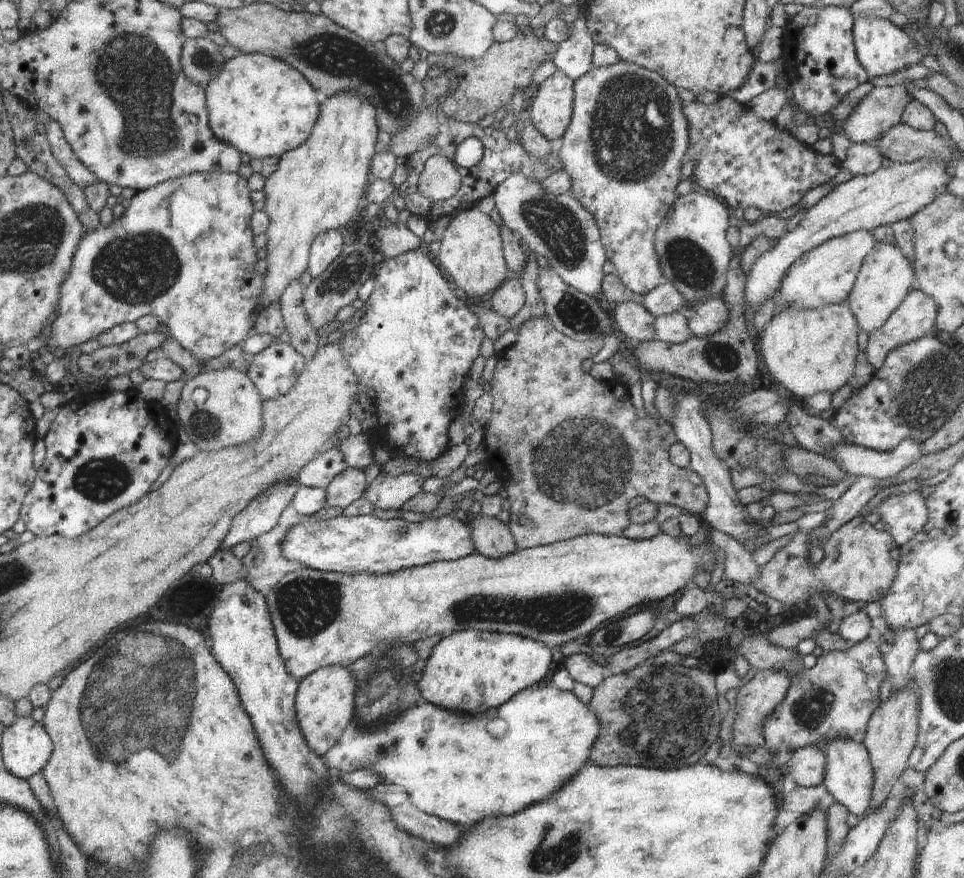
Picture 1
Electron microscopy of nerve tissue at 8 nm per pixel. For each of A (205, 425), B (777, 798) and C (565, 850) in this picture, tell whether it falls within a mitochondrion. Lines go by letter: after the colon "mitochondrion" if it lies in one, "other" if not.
A: mitochondrion
B: other
C: mitochondrion

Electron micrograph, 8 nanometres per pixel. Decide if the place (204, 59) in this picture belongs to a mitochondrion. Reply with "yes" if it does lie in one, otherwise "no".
yes

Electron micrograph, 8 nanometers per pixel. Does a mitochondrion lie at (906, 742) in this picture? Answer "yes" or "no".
no

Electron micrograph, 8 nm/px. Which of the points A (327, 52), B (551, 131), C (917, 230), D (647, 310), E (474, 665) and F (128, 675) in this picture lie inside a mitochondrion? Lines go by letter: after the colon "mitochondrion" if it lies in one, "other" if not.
A: mitochondrion
B: other
C: other
D: other
E: other
F: mitochondrion

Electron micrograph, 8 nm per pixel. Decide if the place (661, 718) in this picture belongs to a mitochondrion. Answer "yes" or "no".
yes

